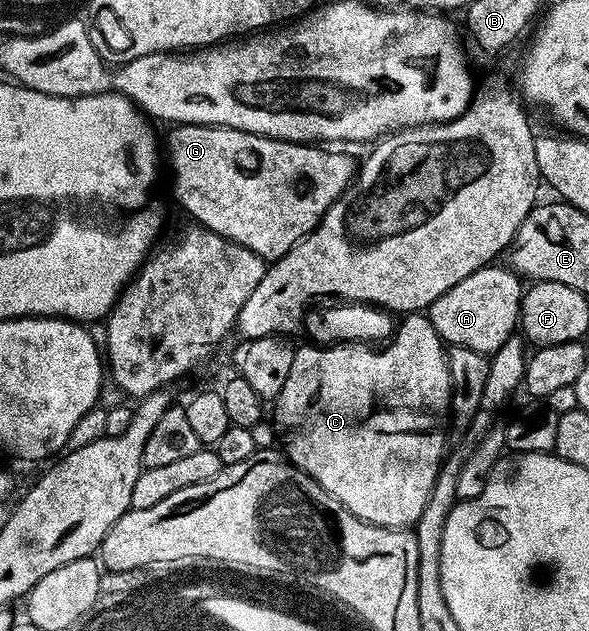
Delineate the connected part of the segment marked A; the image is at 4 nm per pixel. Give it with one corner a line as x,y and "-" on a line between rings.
483,266
452,286
428,309
436,334
447,345
493,354
520,324
524,284
509,267

